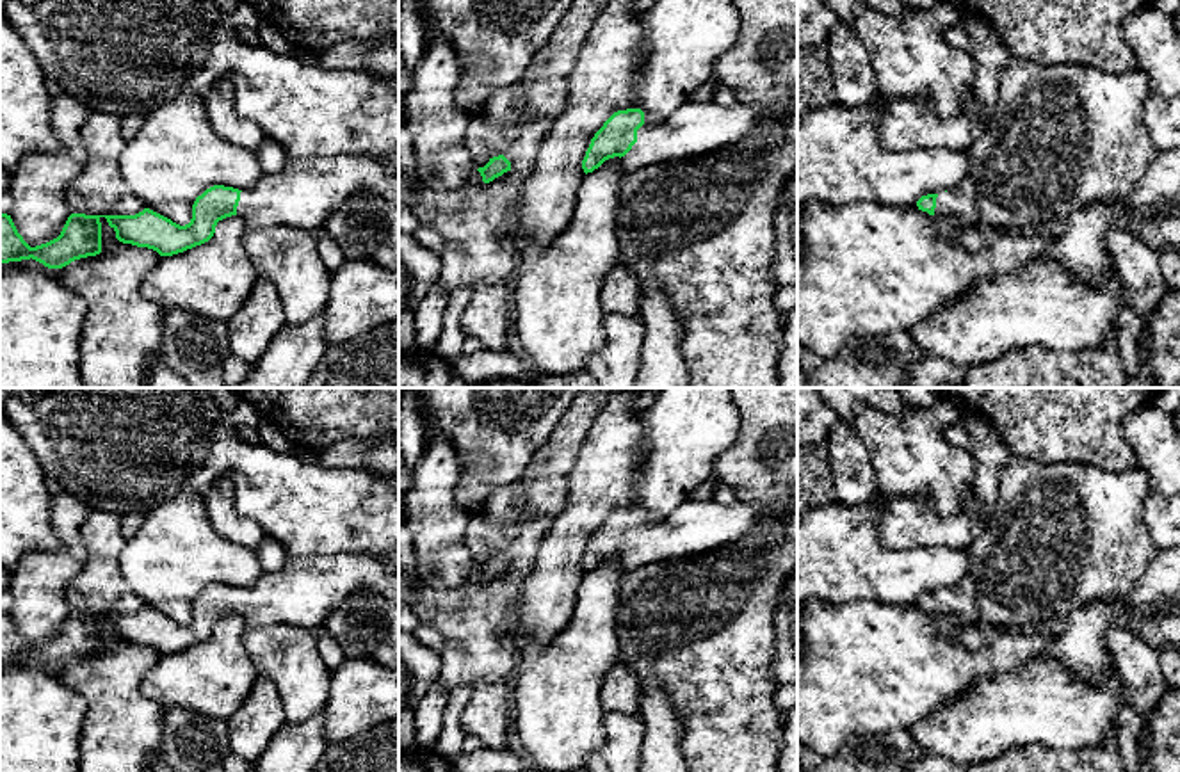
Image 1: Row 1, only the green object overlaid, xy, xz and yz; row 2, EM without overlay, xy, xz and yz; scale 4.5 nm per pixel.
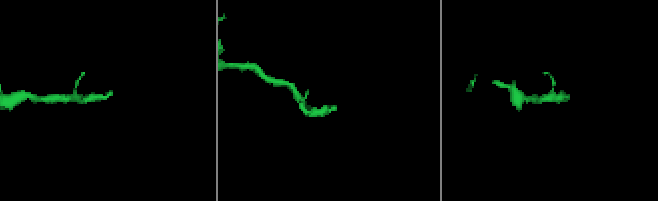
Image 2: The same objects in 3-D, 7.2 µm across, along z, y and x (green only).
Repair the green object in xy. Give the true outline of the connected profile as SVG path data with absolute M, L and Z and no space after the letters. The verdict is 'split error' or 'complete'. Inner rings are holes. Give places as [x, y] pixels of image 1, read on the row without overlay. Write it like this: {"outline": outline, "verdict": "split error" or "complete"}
{"outline": "M368 551L290 557L281 569L274 573L263 571L249 589L224 583L206 587L196 596L192 617L185 624L150 607L135 614L71 612L57 637L36 646L23 639L11 614L0 612L0 662L32 656L48 667L62 667L75 658L96 655L101 651L101 615L107 617L119 640L153 647L160 655L173 655L208 640L215 631L217 621L231 614L238 614L247 628L292 624L317 631L326 617L358 591L372 591L399 603L399 571L390 571L381 557Z", "verdict": "split error"}

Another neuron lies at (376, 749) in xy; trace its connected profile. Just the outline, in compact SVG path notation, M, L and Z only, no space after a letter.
M399 717L327 744L313 772L399 772Z

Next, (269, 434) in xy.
M262 420L256 427L260 443L281 454L294 454L295 446L287 439L287 436L271 422Z

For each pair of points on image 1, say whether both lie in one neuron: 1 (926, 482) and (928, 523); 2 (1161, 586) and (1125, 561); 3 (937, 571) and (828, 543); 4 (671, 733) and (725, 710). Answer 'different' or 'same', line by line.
1: different
2: different
3: same
4: different

